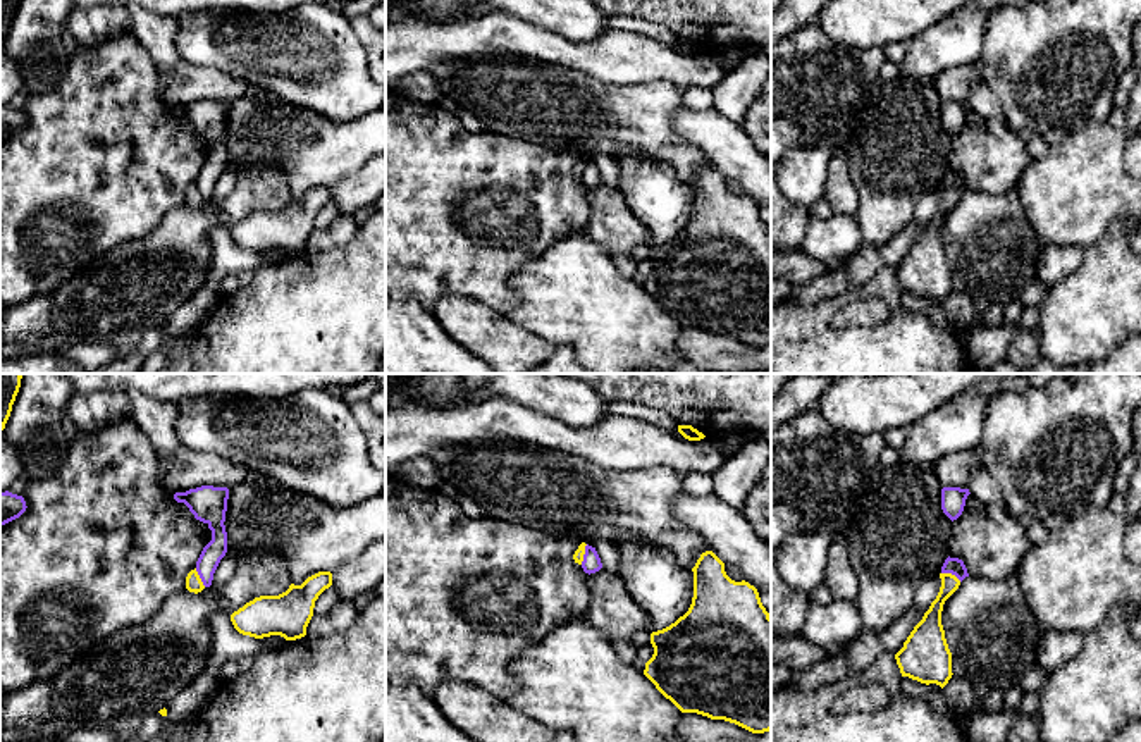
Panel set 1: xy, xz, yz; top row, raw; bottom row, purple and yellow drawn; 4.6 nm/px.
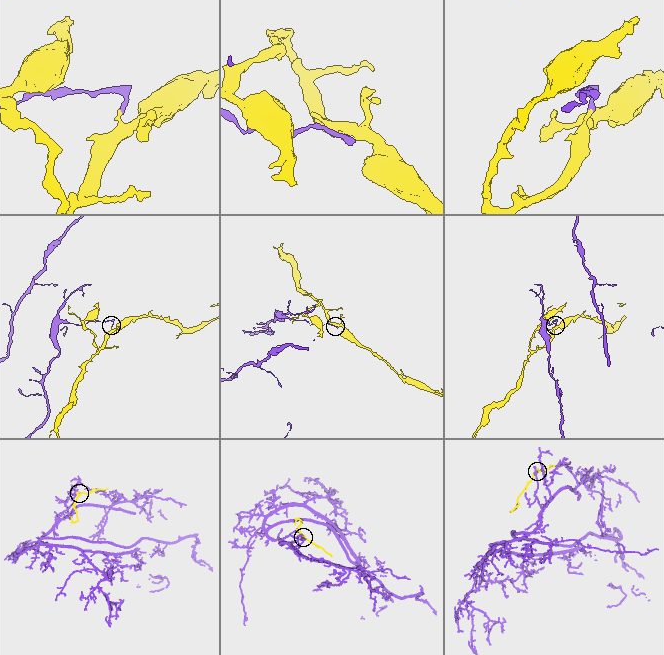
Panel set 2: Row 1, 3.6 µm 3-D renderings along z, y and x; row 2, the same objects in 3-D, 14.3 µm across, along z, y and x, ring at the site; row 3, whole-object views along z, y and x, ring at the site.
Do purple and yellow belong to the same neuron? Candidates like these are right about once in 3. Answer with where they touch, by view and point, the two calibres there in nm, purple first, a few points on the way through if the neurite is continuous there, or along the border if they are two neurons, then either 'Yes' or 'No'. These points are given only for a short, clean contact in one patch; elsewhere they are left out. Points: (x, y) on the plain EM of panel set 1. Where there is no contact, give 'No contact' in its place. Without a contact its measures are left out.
Touches purple at xz (584, 169). Thickness 90 nm (purple) against 50 nm. Boundary: xz (587, 159), (580, 178). No

